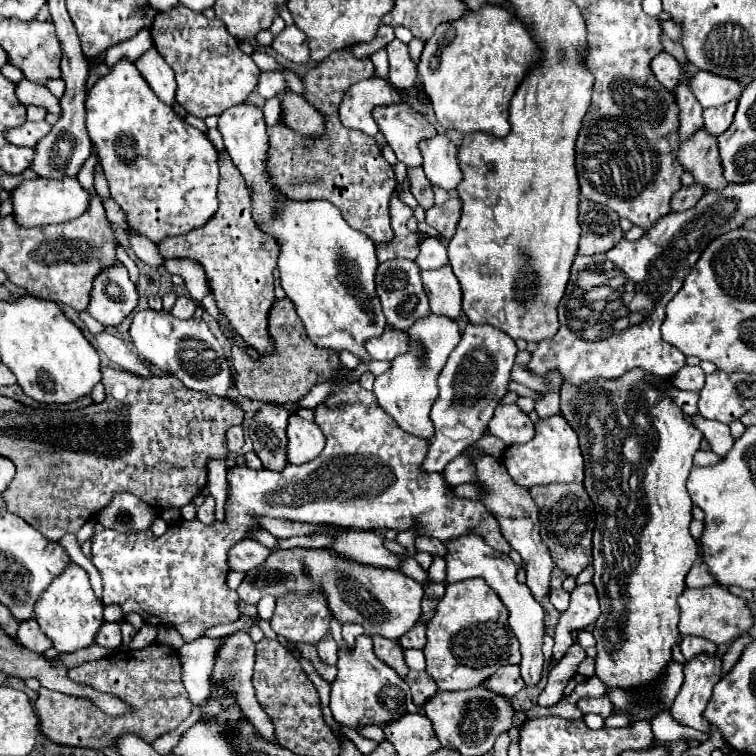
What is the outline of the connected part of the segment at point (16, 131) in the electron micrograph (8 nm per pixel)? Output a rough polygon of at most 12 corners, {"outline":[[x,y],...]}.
{"outline":[[26,121],[4,133],[18,147],[34,147],[50,133],[46,121]]}

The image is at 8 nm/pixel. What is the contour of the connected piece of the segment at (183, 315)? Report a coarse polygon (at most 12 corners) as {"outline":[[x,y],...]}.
{"outline":[[178,297],[170,315],[190,319],[196,303],[190,297]]}

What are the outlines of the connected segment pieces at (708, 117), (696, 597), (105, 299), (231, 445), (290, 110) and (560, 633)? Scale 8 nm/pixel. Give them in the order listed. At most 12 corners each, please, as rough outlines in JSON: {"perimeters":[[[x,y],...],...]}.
{"perimeters":[[[738,101],[704,109],[704,129],[722,135],[734,119]],[[718,585],[686,589],[680,633],[716,645],[752,627],[748,601]],[[126,267],[96,277],[88,313],[104,327],[120,325],[138,291]],[[240,425],[226,431],[228,451],[238,453],[244,445],[244,429]],[[292,91],[280,99],[280,119],[302,135],[326,133],[322,113]],[[578,585],[554,633],[558,661],[574,643],[572,633],[600,617],[596,587]]]}

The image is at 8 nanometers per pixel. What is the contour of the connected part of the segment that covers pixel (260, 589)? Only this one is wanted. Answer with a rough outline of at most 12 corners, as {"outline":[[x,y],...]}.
{"outline":[[324,549],[274,551],[236,591],[256,605],[308,579],[340,623],[398,641],[424,587]]}

